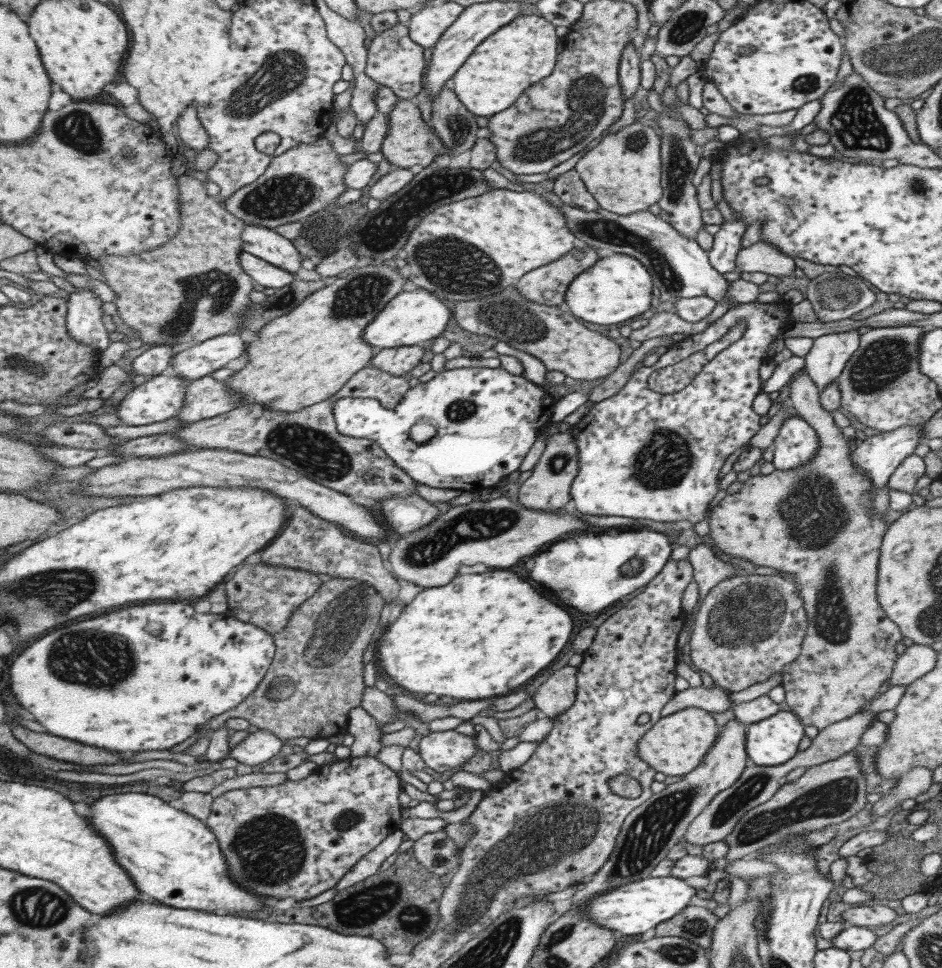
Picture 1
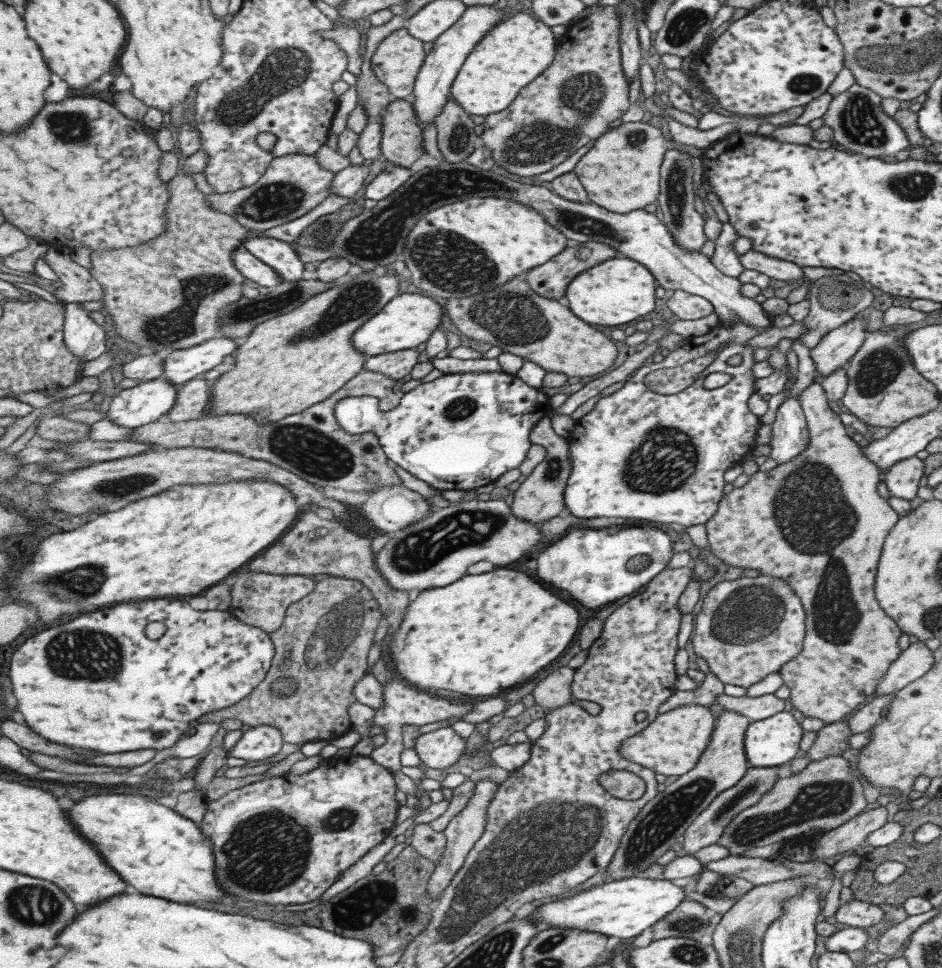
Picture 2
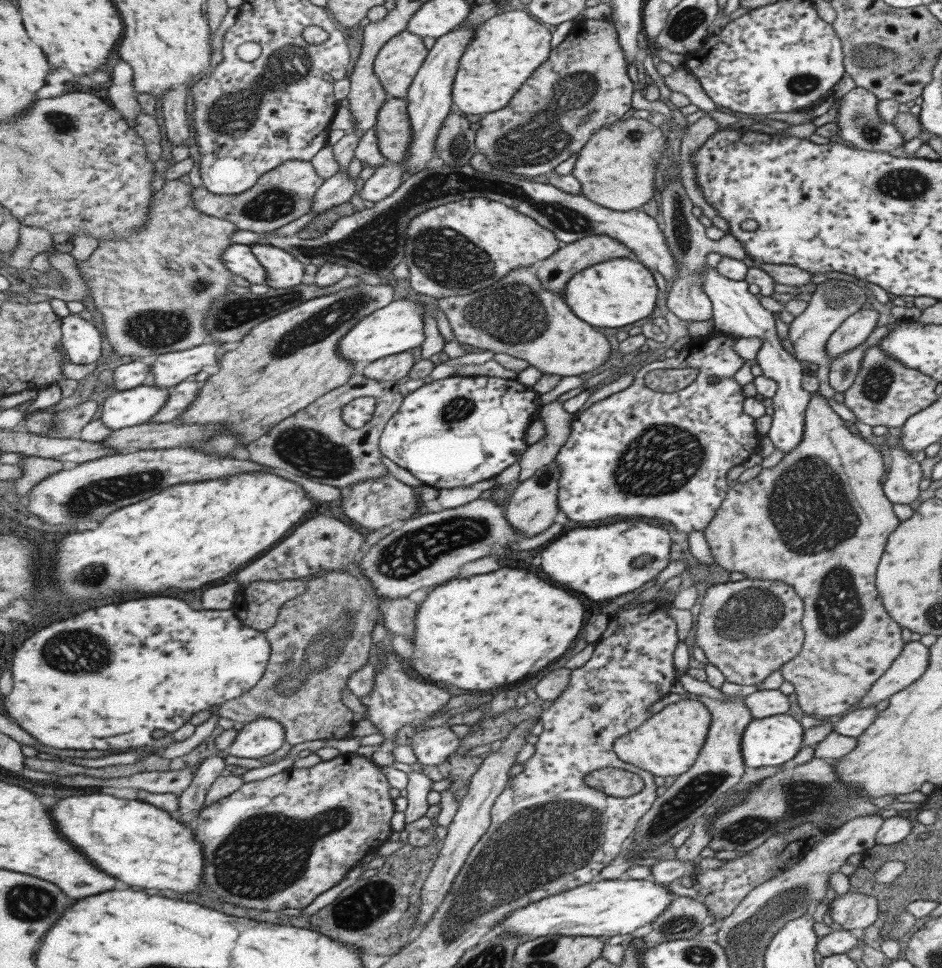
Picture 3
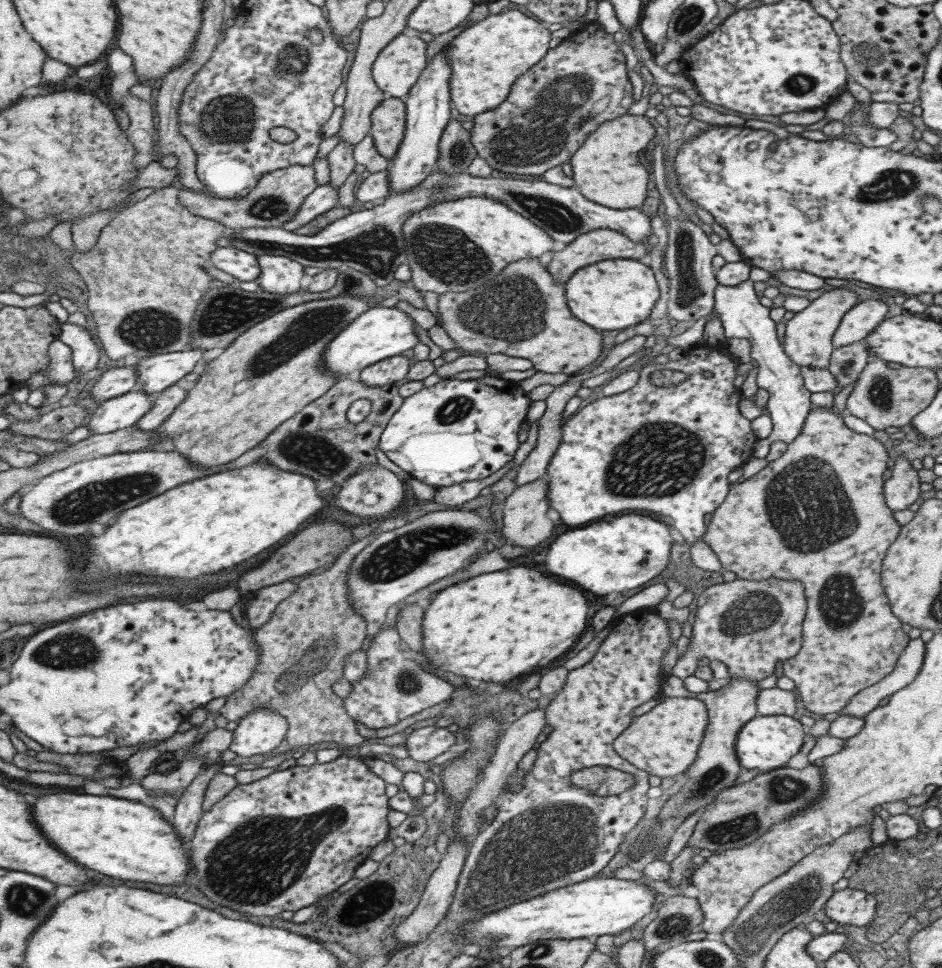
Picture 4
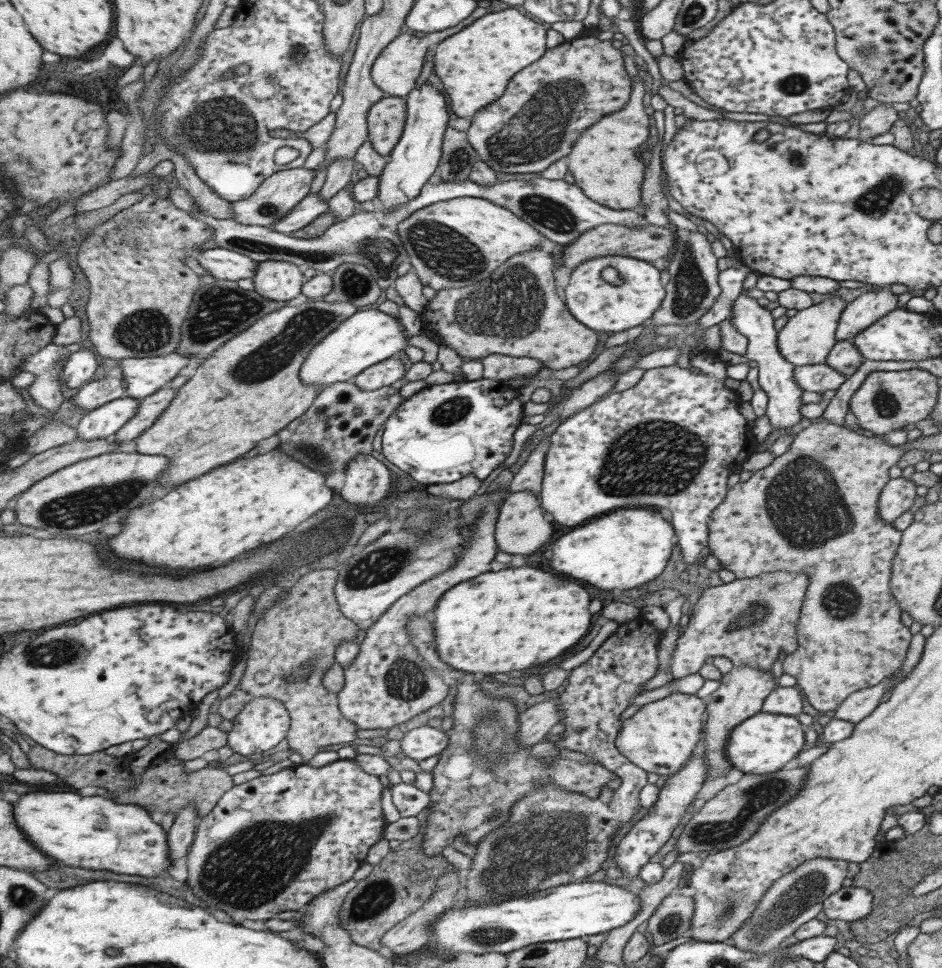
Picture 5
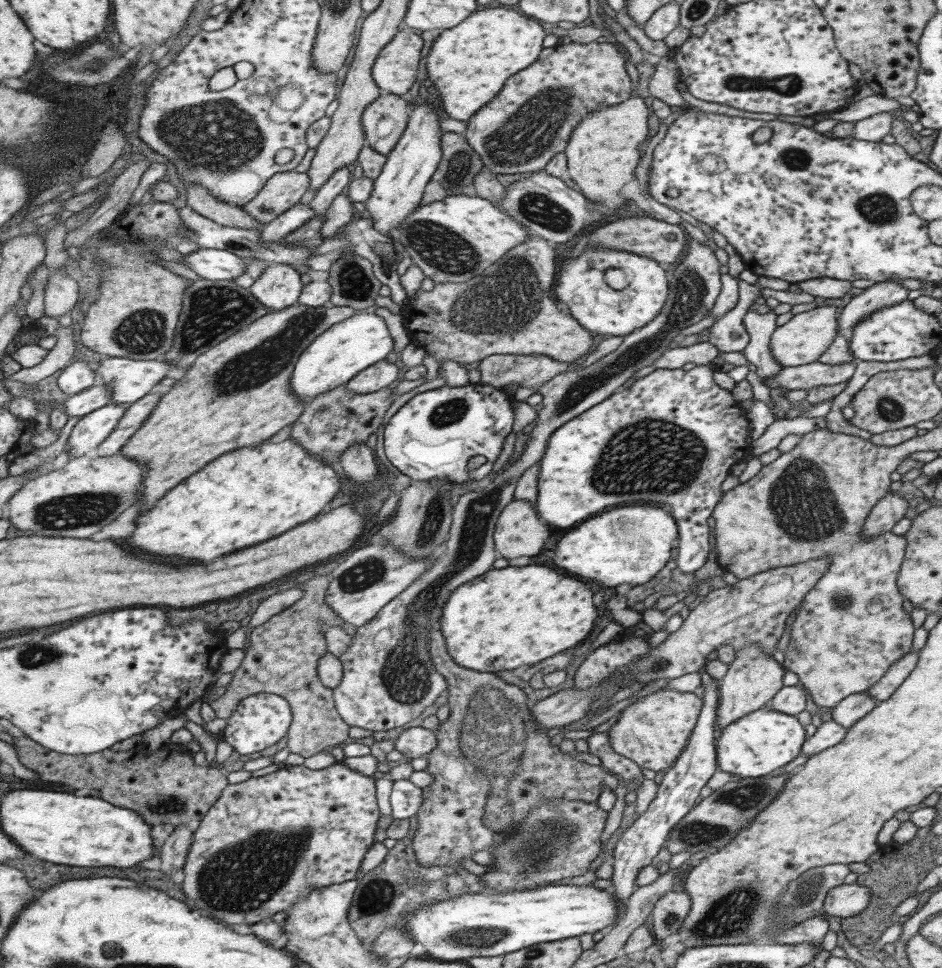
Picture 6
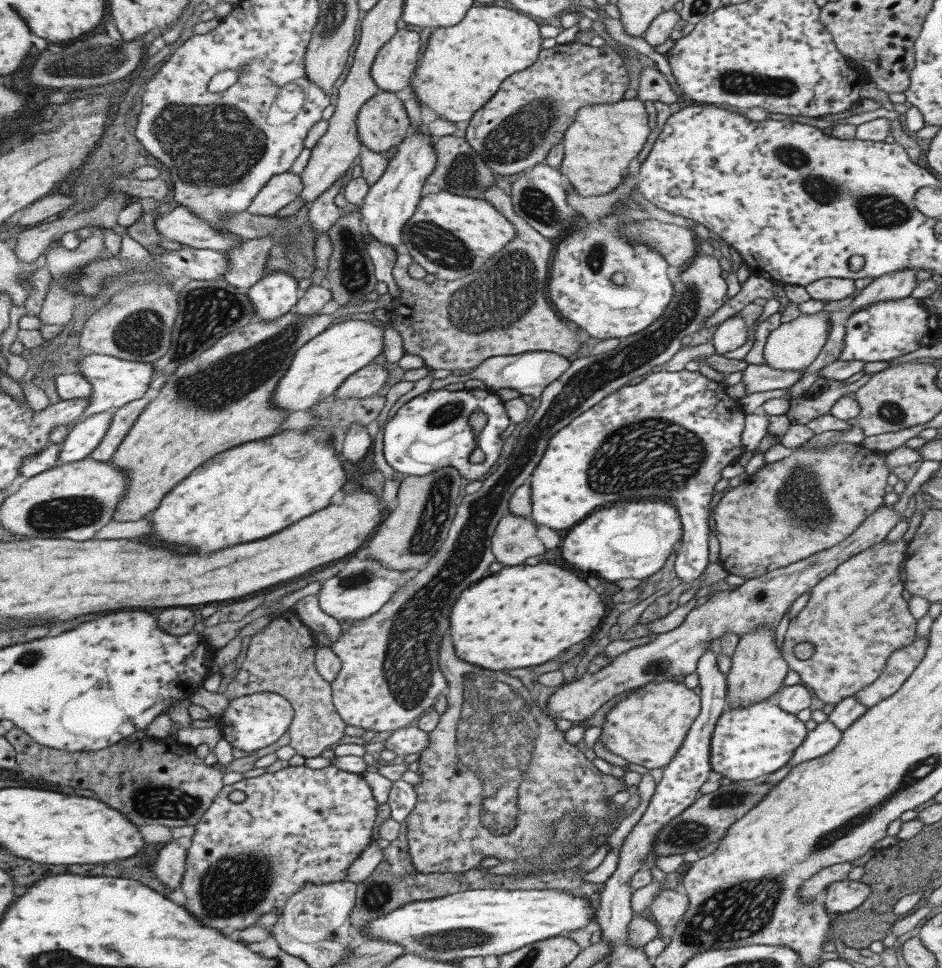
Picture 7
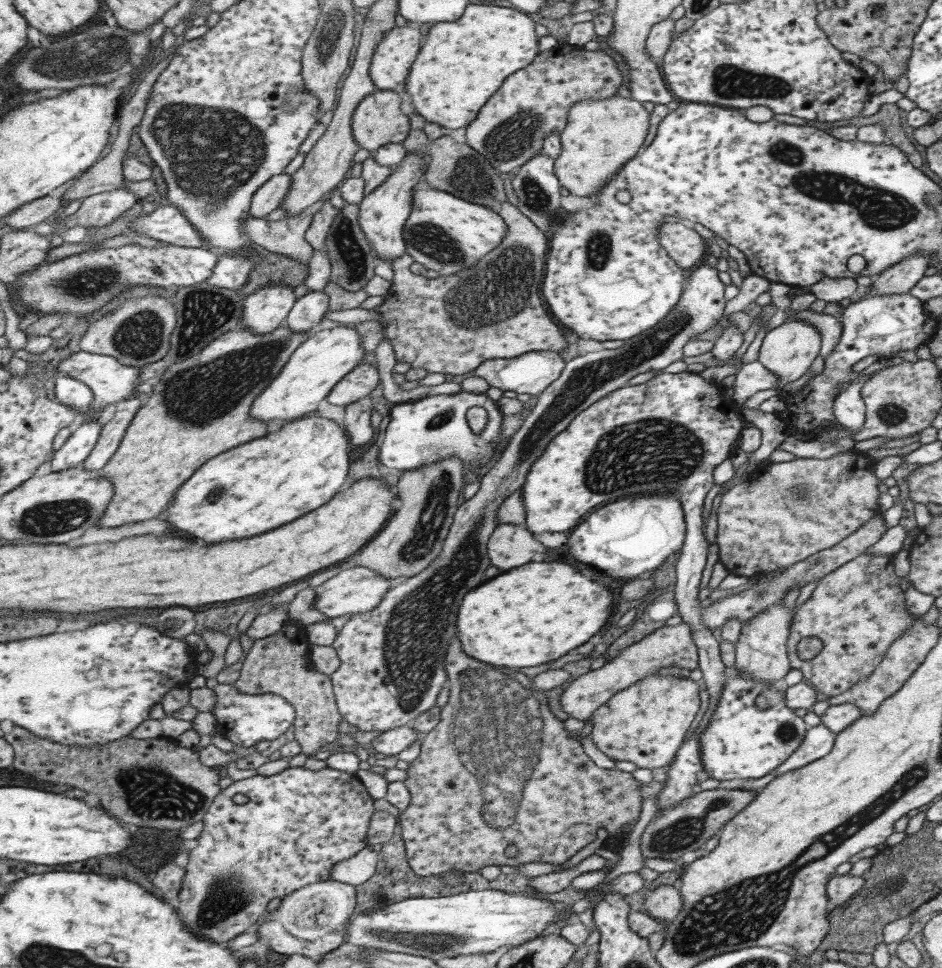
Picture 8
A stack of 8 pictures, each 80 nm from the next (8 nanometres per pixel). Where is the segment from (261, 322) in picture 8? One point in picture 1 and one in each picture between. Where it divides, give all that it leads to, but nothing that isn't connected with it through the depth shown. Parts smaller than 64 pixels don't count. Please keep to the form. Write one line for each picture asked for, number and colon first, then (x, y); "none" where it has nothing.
1: (264, 243)
2: (280, 256)
3: (283, 270)
4: (279, 275)
5: (276, 280)
6: (277, 287)
7: (273, 295)

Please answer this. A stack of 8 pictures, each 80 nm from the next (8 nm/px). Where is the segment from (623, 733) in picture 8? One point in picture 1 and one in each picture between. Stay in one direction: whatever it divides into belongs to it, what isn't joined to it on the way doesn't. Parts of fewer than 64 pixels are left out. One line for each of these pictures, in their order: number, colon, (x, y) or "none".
1: (674, 745)
2: (670, 745)
3: (667, 744)
4: (663, 742)
5: (661, 735)
6: (652, 731)
7: (647, 728)

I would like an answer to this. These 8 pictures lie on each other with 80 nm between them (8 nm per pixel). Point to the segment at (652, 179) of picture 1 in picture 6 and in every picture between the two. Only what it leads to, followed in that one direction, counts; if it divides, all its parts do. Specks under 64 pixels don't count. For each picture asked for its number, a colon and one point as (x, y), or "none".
2: (620, 172)
3: (616, 168)
4: (606, 169)
5: (602, 162)
6: (602, 154)

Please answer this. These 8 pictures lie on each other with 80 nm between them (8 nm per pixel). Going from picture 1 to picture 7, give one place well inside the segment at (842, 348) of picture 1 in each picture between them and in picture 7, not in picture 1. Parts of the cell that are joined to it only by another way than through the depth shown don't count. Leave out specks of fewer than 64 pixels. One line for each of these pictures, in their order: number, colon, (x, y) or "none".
2: (836, 347)
3: (853, 331)
4: (861, 318)
5: (866, 308)
6: (879, 295)
7: (896, 285)

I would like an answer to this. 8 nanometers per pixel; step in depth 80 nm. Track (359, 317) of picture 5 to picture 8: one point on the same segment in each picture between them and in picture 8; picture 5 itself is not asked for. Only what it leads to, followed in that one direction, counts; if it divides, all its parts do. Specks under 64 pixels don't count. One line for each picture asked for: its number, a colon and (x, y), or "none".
6: (335, 356)
7: (319, 366)
8: (317, 364)

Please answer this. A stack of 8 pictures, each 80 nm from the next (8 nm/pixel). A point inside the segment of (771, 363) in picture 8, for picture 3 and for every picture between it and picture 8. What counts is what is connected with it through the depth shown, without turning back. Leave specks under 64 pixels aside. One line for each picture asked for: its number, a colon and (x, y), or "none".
3: (831, 302)
4: (807, 338)
5: (807, 336)
6: (802, 339)
7: (792, 345)

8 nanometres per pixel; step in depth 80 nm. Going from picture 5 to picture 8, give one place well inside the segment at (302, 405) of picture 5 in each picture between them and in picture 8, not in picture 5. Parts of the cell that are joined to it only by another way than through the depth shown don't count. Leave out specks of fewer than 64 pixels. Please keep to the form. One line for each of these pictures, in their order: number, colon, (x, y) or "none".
6: (237, 394)
7: (221, 399)
8: (202, 407)

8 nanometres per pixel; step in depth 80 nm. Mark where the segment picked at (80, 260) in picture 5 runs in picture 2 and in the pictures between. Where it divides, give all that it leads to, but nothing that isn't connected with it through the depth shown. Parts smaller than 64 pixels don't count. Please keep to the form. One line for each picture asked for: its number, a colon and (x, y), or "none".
2: (165, 295)
3: (154, 289)
4: (146, 276)

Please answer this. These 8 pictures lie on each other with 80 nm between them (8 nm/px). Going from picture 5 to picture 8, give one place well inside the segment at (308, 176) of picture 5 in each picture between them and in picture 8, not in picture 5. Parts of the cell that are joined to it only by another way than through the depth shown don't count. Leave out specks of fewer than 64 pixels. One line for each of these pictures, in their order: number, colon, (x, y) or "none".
6: (282, 191)
7: (280, 190)
8: (270, 195)

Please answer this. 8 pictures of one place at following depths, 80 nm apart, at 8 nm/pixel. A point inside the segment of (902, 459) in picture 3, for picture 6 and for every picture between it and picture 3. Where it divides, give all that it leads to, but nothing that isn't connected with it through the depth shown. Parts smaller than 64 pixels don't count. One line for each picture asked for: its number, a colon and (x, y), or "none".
4: (901, 488)
5: (896, 496)
6: (890, 508)

